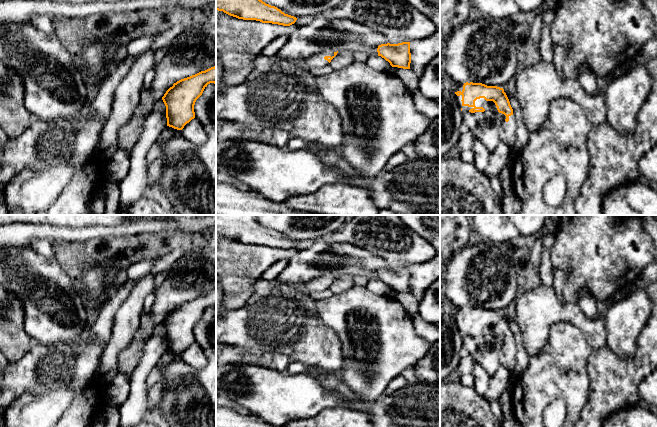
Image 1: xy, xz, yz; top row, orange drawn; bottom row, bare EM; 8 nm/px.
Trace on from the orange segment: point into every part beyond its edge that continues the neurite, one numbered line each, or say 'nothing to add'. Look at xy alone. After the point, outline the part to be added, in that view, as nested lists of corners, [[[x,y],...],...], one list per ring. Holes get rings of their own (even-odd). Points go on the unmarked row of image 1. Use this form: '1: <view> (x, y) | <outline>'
nothing to add

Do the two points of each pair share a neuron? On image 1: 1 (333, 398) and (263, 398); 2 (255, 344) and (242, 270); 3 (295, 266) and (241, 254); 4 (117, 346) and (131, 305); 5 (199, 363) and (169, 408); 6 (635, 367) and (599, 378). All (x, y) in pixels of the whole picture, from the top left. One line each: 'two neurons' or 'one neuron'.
1: one neuron
2: two neurons
3: two neurons
4: one neuron
5: two neurons
6: one neuron

